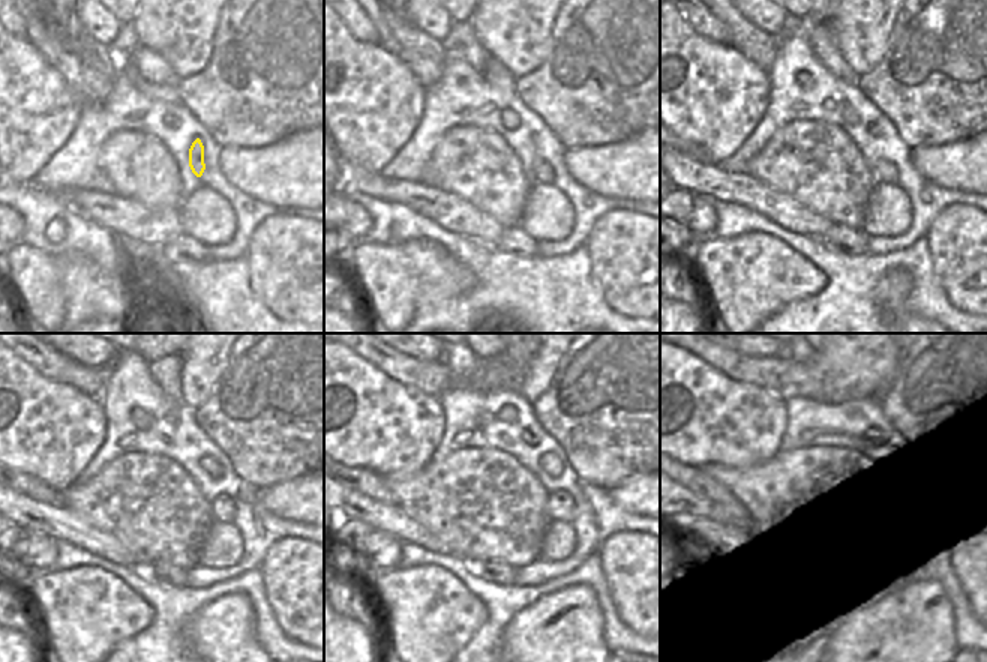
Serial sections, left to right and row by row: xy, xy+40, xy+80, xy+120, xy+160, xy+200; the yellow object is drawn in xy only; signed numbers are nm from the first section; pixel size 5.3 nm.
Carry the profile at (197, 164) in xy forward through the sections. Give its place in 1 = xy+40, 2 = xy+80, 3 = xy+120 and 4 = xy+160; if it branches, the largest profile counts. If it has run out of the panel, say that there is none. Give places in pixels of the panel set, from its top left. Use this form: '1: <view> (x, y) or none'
1: xy+40 (542, 171)
2: xy+80 (884, 171)
3: xy+120 (221, 508)
4: xy+160 (560, 506)

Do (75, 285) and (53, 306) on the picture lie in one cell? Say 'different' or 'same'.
different

